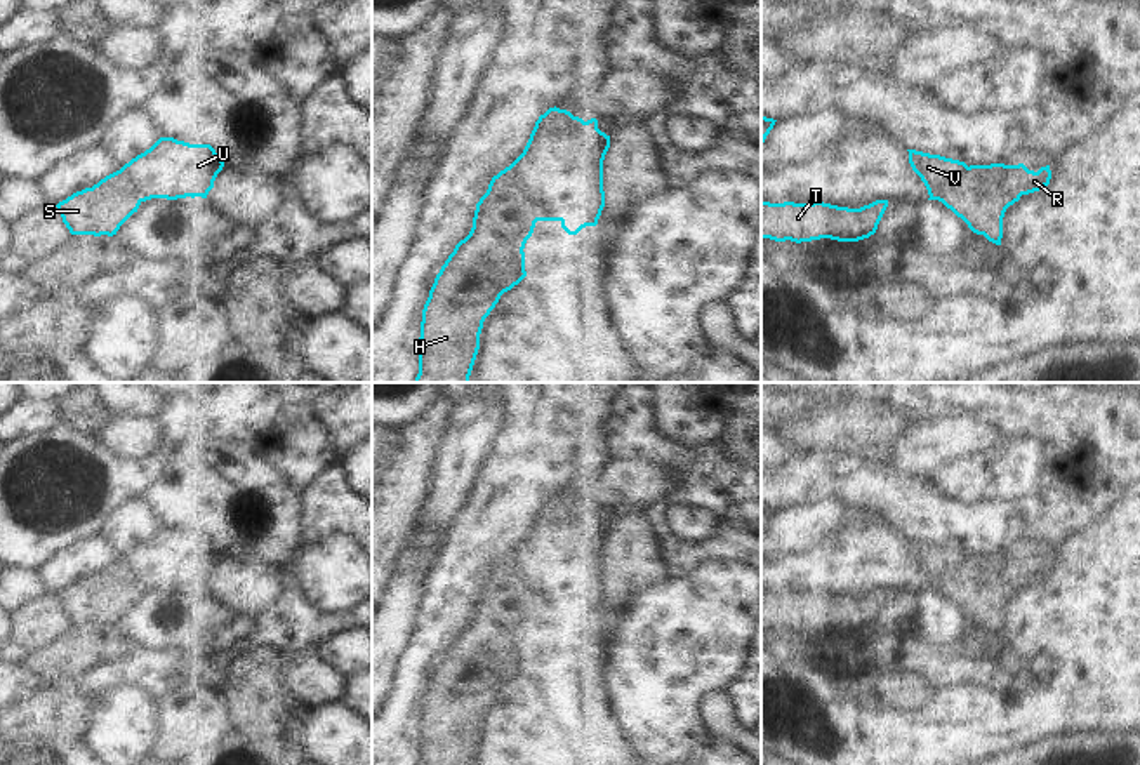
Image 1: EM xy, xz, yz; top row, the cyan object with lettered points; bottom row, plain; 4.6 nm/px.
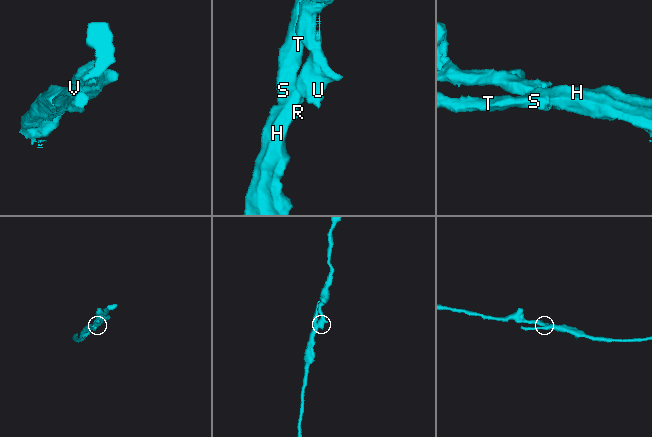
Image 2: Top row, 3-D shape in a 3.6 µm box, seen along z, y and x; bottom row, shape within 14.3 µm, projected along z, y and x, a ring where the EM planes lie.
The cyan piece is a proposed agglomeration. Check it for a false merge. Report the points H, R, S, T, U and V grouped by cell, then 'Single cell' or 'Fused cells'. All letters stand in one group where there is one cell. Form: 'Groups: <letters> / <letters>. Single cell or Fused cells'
Groups: H R S T / U V. Fused cells.

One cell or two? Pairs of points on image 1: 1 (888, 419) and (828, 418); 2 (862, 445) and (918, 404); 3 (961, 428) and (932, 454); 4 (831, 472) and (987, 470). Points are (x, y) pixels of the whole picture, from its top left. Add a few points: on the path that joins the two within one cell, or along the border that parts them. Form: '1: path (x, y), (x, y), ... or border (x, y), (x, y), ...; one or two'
1: path (873, 419), (843, 419); one
2: border (868, 400), (901, 409), (913, 421); two
3: path (954, 435), (939, 447); one
4: border (935, 487), (947, 496), (975, 503); two

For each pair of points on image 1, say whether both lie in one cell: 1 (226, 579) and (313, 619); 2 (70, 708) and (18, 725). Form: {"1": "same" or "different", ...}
{"1": "different", "2": "same"}

